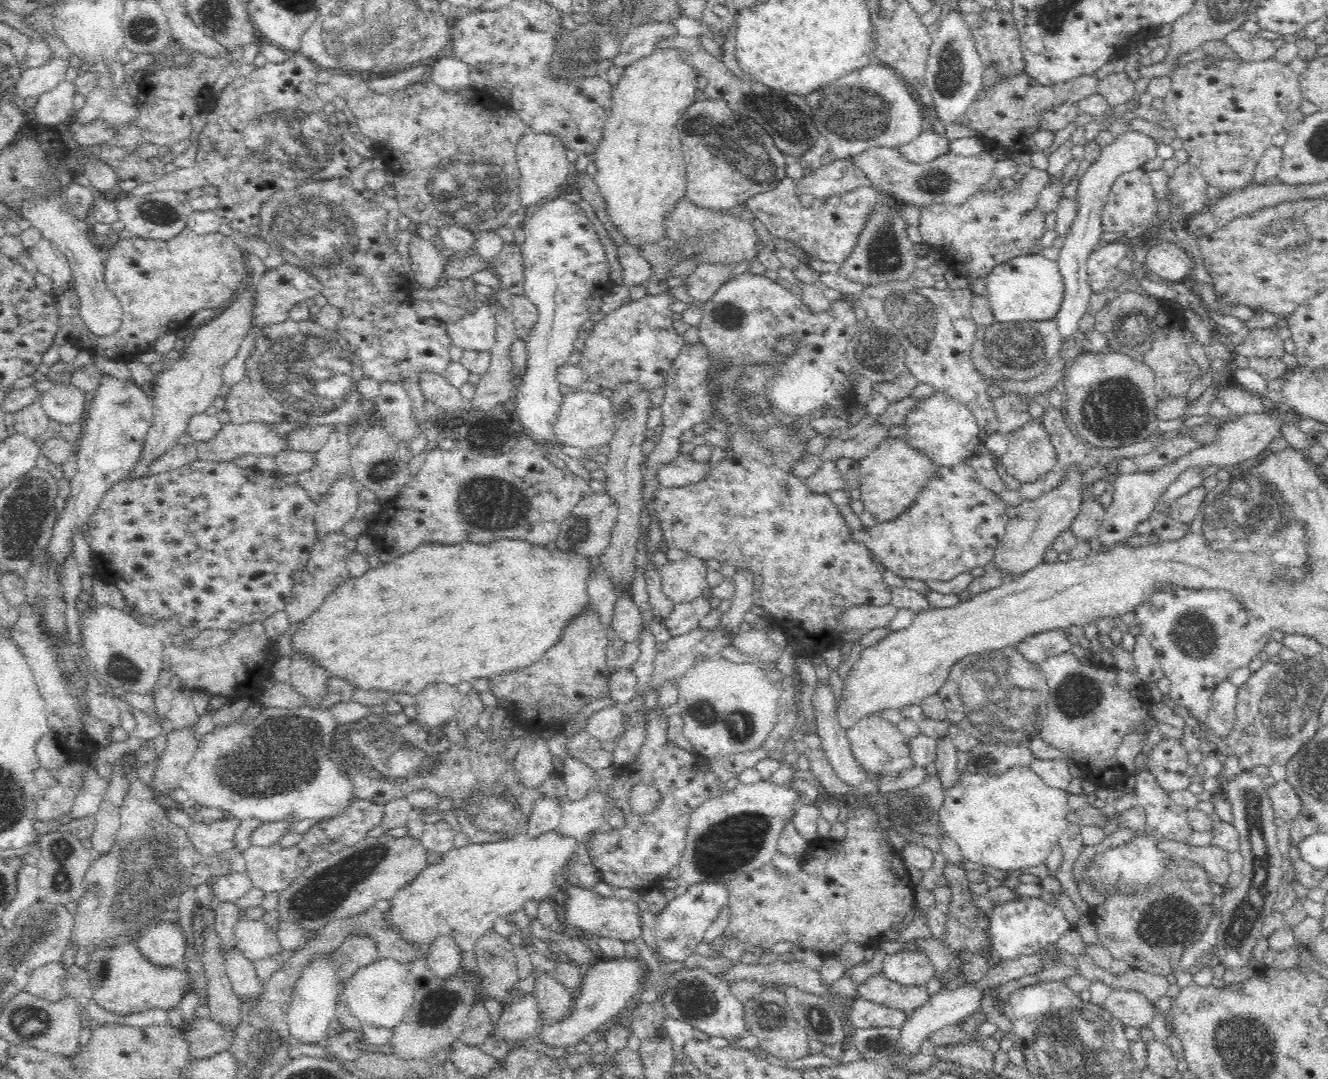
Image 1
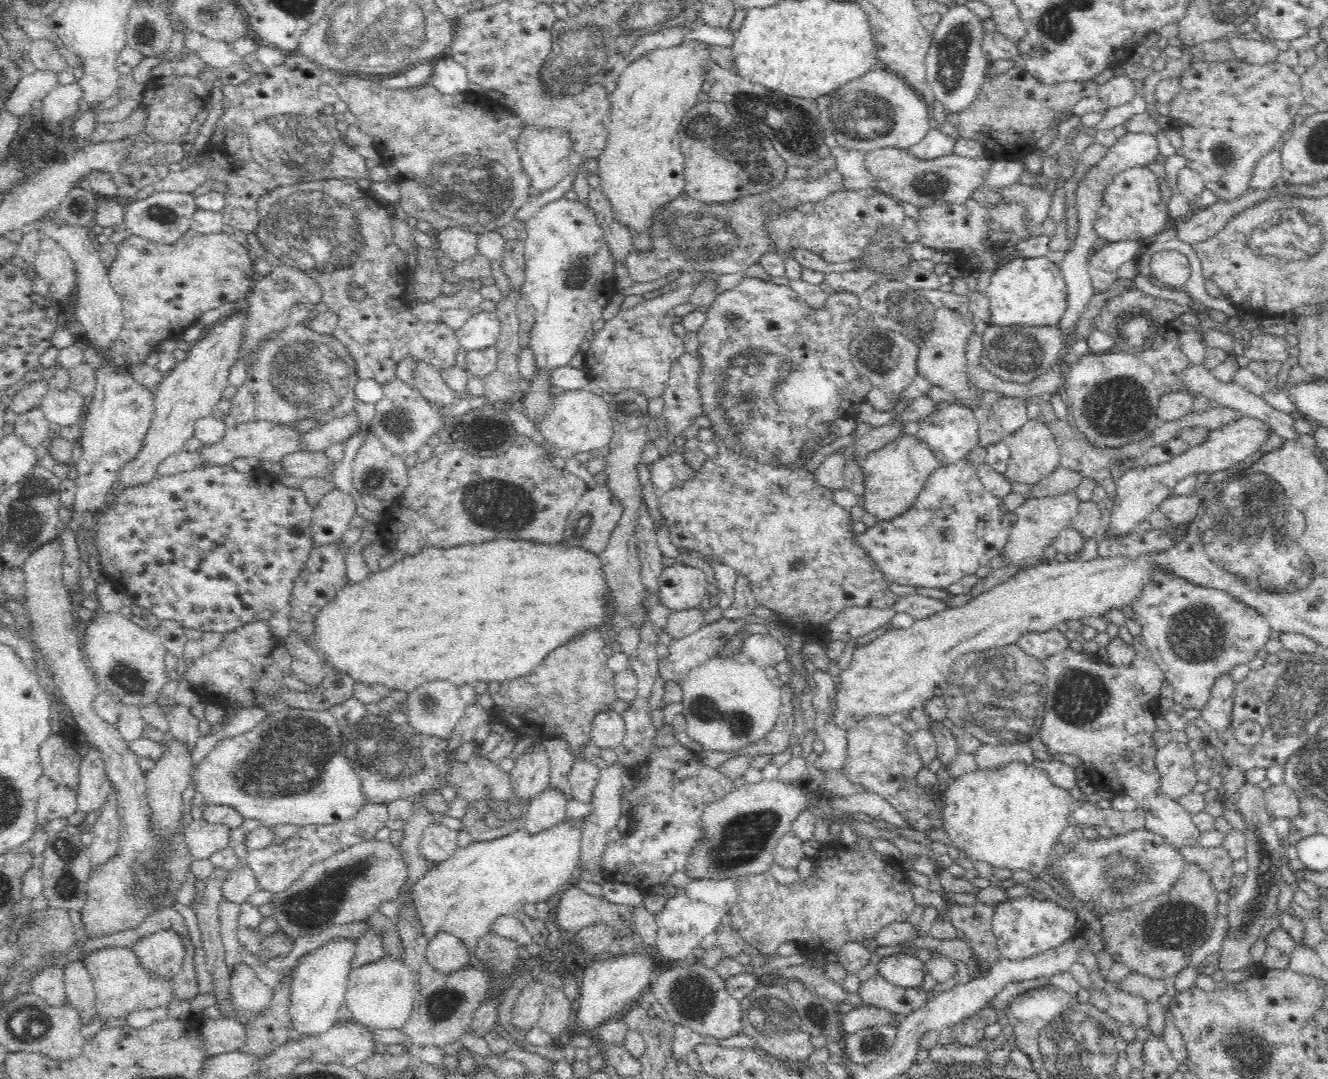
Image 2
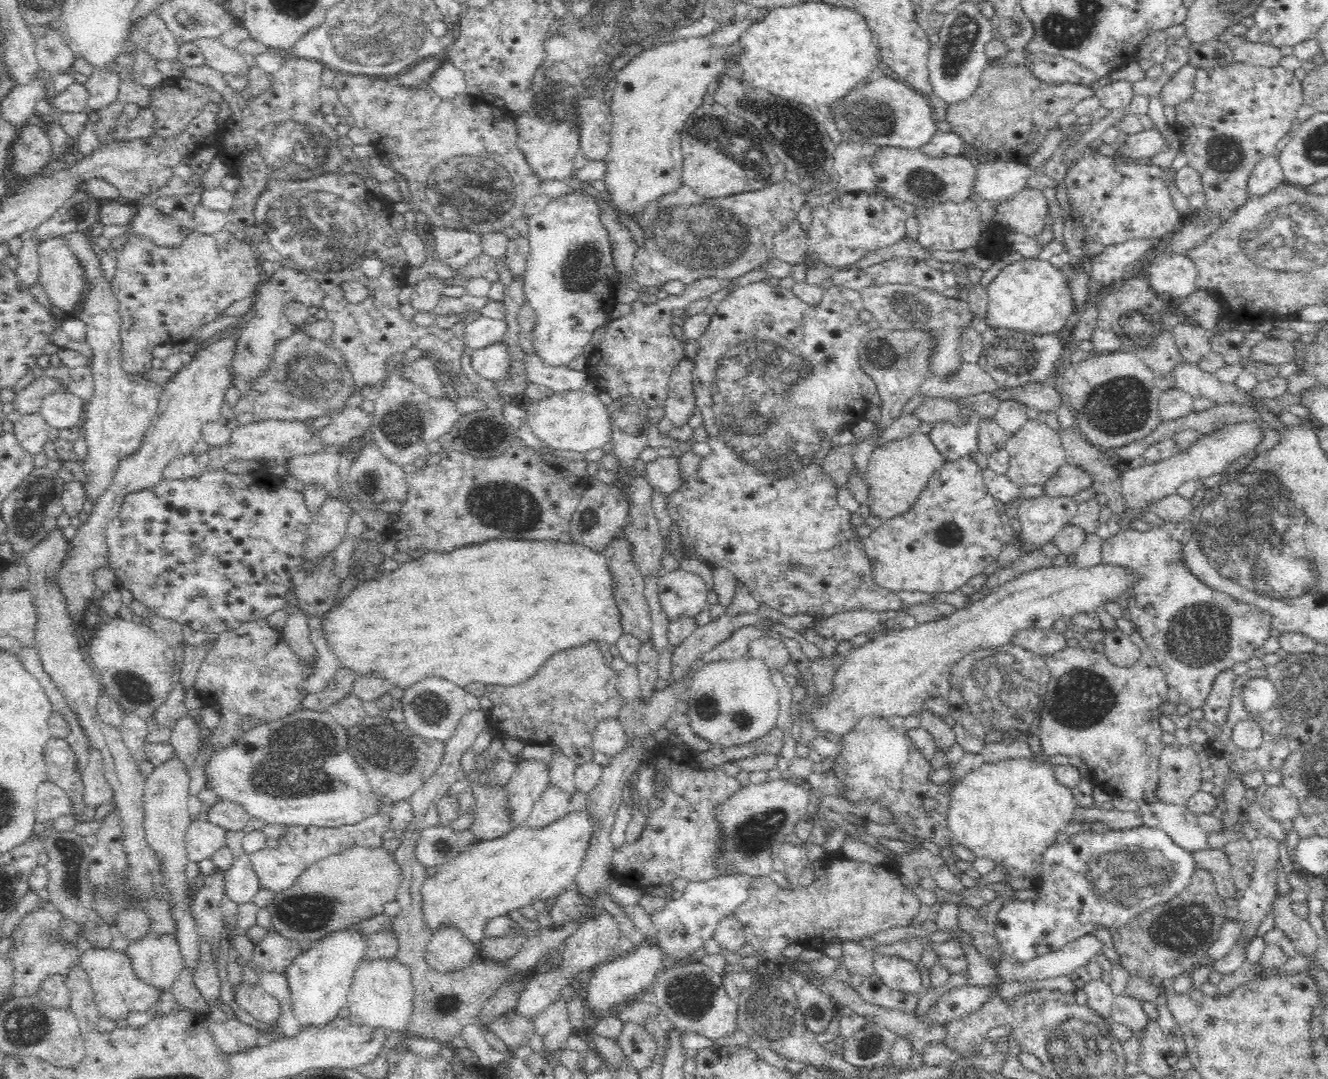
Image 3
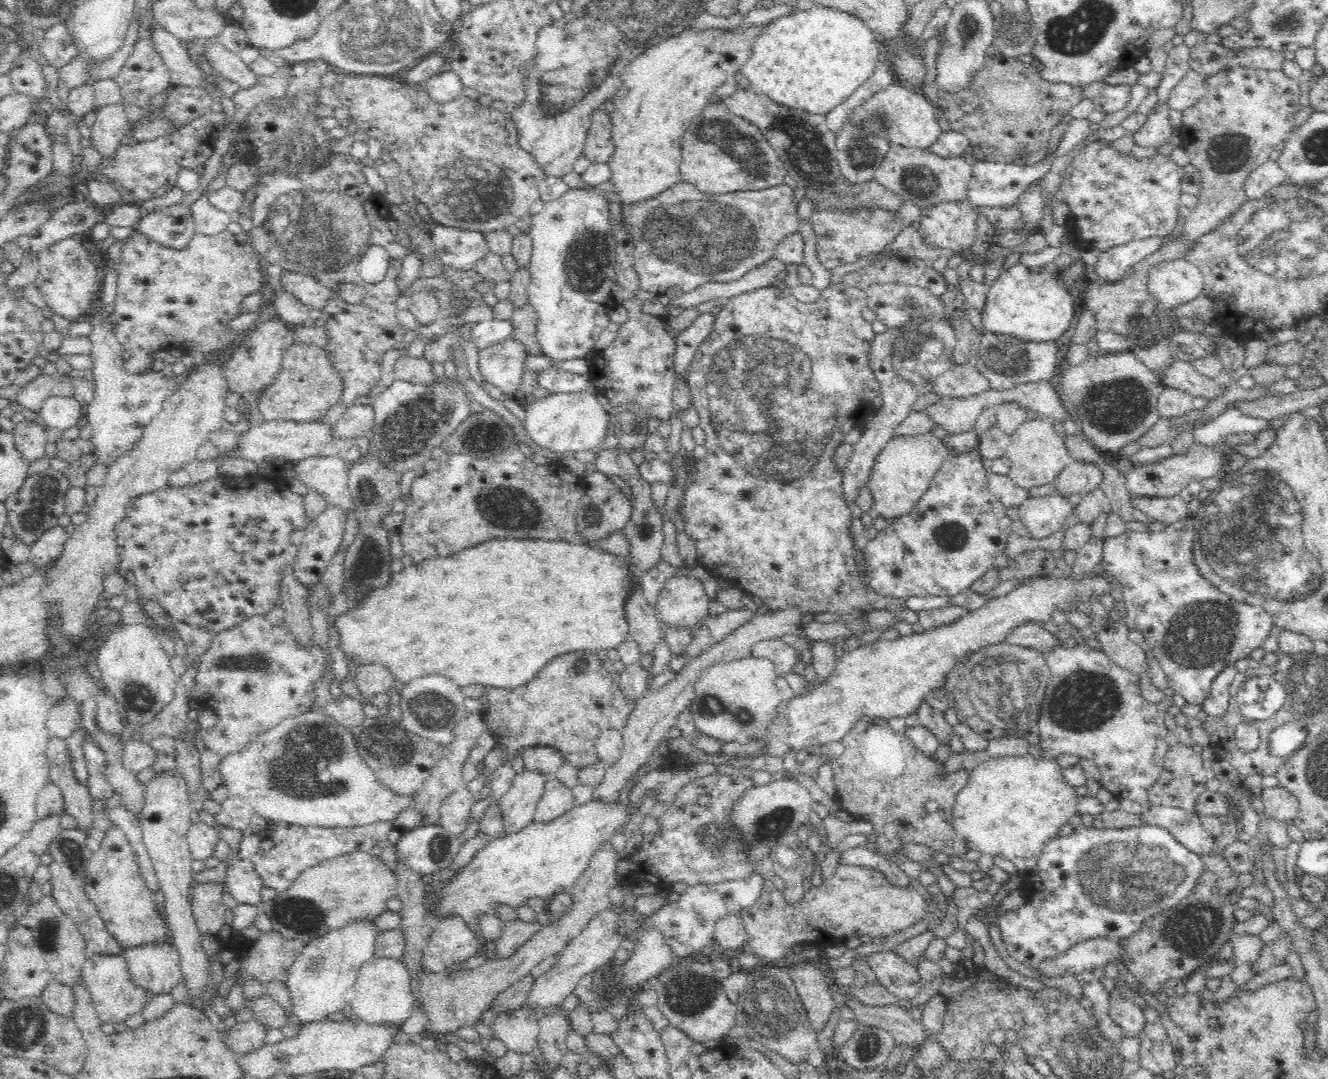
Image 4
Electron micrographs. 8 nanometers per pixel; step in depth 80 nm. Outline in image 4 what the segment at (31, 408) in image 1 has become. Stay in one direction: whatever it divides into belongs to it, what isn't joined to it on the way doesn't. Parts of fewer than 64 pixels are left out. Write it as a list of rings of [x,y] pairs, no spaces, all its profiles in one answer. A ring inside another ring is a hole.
[[[27,418],[15,424],[13,433],[17,449],[30,463],[45,457],[44,446],[48,444],[47,431],[48,429],[42,428],[36,420],[28,420]]]

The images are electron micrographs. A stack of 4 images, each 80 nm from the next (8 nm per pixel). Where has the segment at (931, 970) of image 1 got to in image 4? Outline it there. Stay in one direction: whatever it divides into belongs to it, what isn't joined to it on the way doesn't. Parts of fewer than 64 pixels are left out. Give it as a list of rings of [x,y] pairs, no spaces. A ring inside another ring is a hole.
[[[888,951],[870,954],[870,965],[876,978],[890,993],[912,999],[923,987],[916,967]]]

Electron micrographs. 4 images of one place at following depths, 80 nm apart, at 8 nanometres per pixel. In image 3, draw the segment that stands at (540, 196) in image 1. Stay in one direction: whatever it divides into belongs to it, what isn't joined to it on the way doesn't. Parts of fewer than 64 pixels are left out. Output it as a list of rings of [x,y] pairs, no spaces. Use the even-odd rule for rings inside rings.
[[[521,115],[518,118],[519,132],[517,145],[532,174],[536,175],[538,184],[548,181],[563,181],[573,172],[573,158],[578,150],[579,136],[574,124],[549,122],[547,118],[540,120],[536,116]]]

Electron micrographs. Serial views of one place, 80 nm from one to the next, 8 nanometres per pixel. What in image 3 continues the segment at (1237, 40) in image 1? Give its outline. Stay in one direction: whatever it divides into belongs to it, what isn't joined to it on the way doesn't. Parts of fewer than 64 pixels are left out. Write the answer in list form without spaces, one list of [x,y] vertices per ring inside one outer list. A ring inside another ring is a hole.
[[[1239,42],[1232,44],[1235,61],[1250,65],[1272,67],[1282,58],[1280,48],[1269,43]]]

